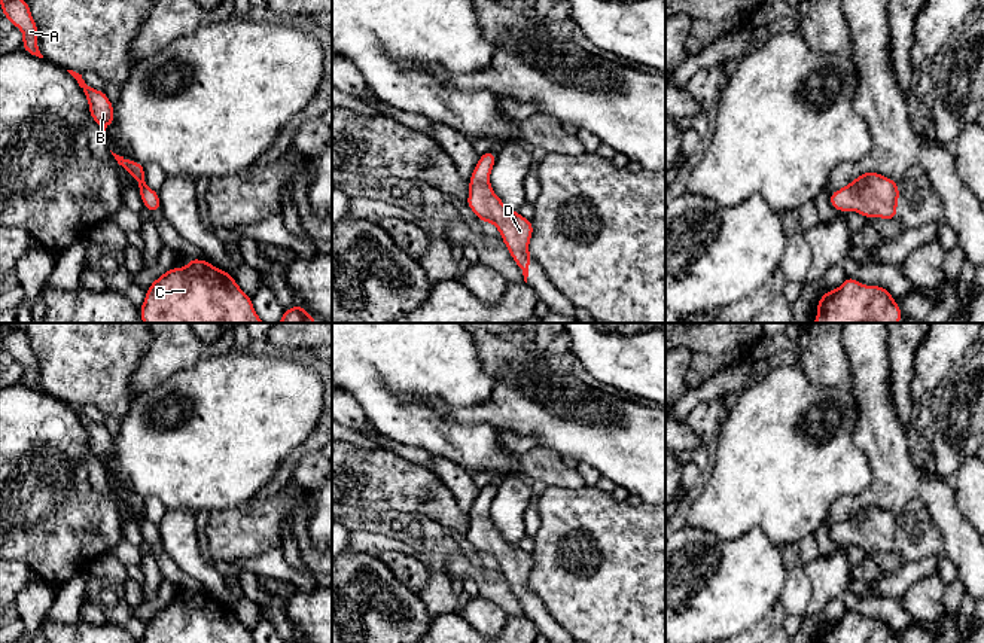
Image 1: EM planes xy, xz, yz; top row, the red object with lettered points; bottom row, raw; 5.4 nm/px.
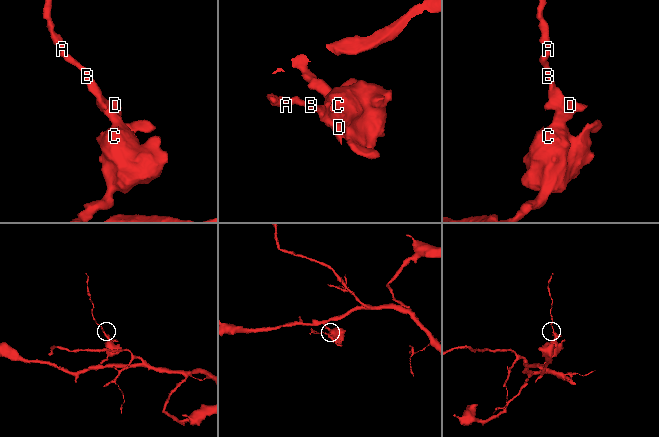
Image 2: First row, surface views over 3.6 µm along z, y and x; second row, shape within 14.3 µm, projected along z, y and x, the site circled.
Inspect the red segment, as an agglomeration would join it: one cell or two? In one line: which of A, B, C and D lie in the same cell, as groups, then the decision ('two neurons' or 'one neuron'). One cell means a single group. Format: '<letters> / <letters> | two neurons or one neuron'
A B C D | one neuron

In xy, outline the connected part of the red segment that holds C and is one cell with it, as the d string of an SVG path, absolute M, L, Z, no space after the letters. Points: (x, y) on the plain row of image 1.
M189 592L186 601L171 601L156 612L146 624L138 643L255 643L252 631L246 628L229 606L213 600L207 594Z

